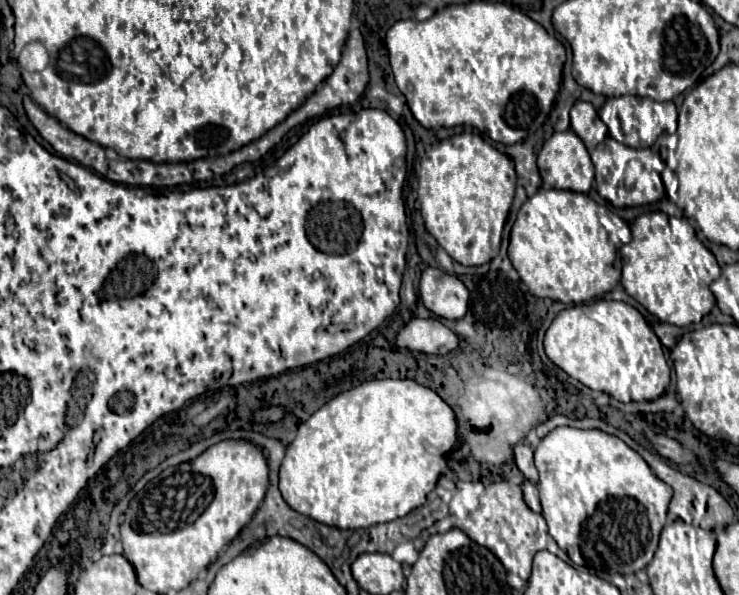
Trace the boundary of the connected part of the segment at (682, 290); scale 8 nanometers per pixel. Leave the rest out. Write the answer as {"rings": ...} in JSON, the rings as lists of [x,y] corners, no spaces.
{"rings":[[[662,211],[640,215],[632,225],[632,241],[622,245],[620,255],[626,293],[660,321],[672,325],[700,323],[714,307],[710,283],[720,277],[720,267],[686,219],[672,217],[670,223],[670,217]]]}

